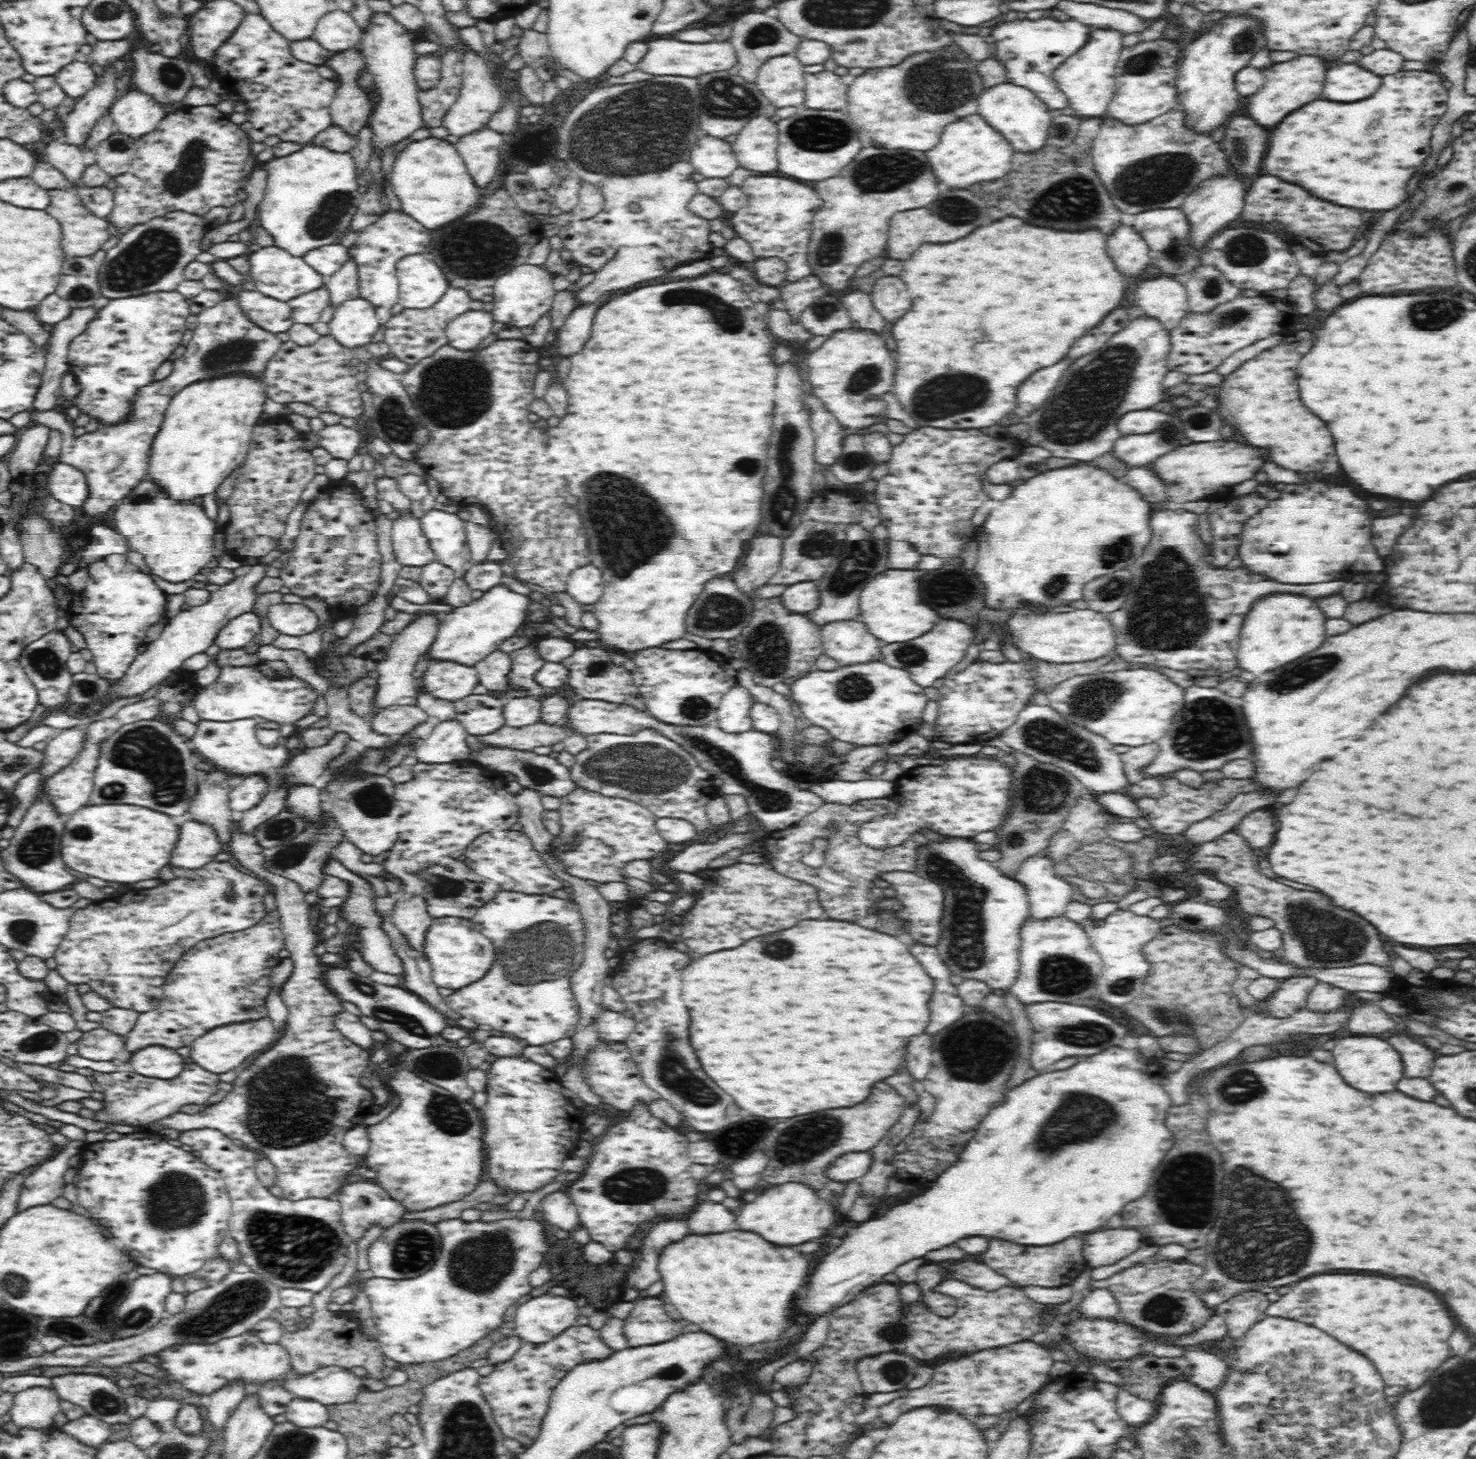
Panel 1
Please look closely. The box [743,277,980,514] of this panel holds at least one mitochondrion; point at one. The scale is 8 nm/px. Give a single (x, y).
(867, 377)

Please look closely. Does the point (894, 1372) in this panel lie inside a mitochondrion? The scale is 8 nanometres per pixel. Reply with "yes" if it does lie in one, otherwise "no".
yes

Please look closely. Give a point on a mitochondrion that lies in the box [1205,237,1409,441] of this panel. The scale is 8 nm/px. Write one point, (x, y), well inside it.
(1237, 314)

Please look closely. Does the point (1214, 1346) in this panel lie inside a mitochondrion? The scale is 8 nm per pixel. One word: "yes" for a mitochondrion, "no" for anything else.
no

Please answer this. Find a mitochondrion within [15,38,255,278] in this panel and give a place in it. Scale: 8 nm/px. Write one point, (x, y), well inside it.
(185, 177)

